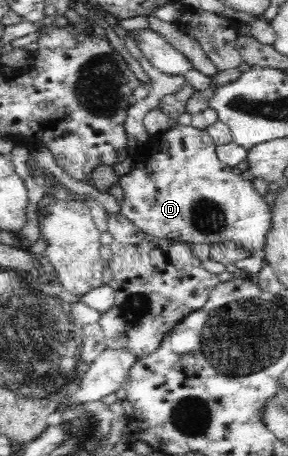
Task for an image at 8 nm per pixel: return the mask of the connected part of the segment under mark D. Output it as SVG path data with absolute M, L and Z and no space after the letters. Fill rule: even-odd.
M176 123L171 129L151 138L134 160L132 170L119 176L124 195L120 200L120 211L144 234L160 239L190 243L220 243L230 240L250 252L258 254L266 245L266 234L270 231L272 210L252 185L244 180L235 167L226 165L217 157L217 146L207 130Z

